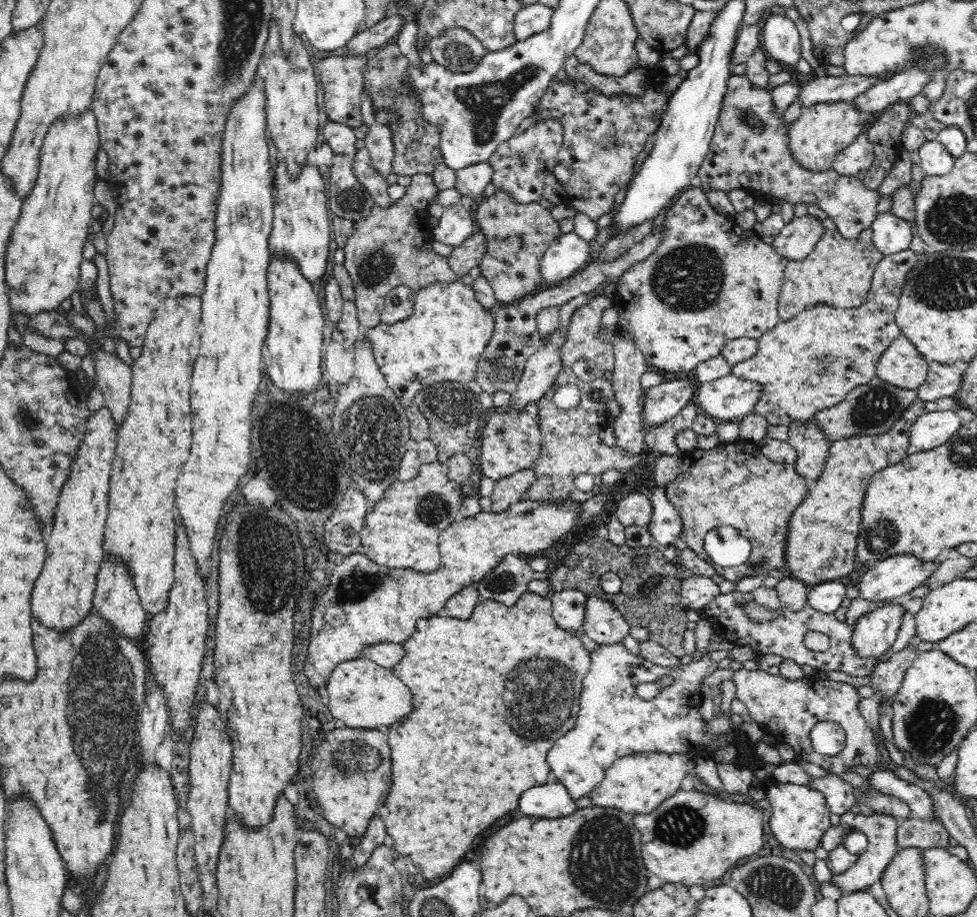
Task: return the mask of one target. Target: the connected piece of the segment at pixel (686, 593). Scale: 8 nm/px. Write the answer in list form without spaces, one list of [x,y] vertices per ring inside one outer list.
[[[690,575],[681,584],[681,603],[687,609],[700,610],[720,594],[719,584],[712,577]]]

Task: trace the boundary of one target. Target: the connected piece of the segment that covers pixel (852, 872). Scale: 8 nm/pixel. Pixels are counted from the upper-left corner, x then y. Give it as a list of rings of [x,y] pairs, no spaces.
[[[880,813],[872,822],[872,828],[851,828],[852,832],[864,832],[868,836],[868,850],[860,855],[854,866],[844,874],[832,876],[832,881],[842,885],[844,892],[864,890],[880,882],[884,870],[898,852],[898,827],[893,816]]]

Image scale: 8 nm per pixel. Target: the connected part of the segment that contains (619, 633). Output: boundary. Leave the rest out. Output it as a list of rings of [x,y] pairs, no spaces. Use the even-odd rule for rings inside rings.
[[[598,593],[587,597],[584,605],[582,633],[600,645],[620,642],[628,632],[630,623],[613,601]]]

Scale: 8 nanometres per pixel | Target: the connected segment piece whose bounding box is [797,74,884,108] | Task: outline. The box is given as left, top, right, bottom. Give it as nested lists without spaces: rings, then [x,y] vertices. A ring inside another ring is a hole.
[[[848,74],[846,76],[817,77],[808,81],[803,88],[799,88],[797,99],[802,108],[810,108],[816,104],[849,102],[880,79],[884,78],[868,78]]]

